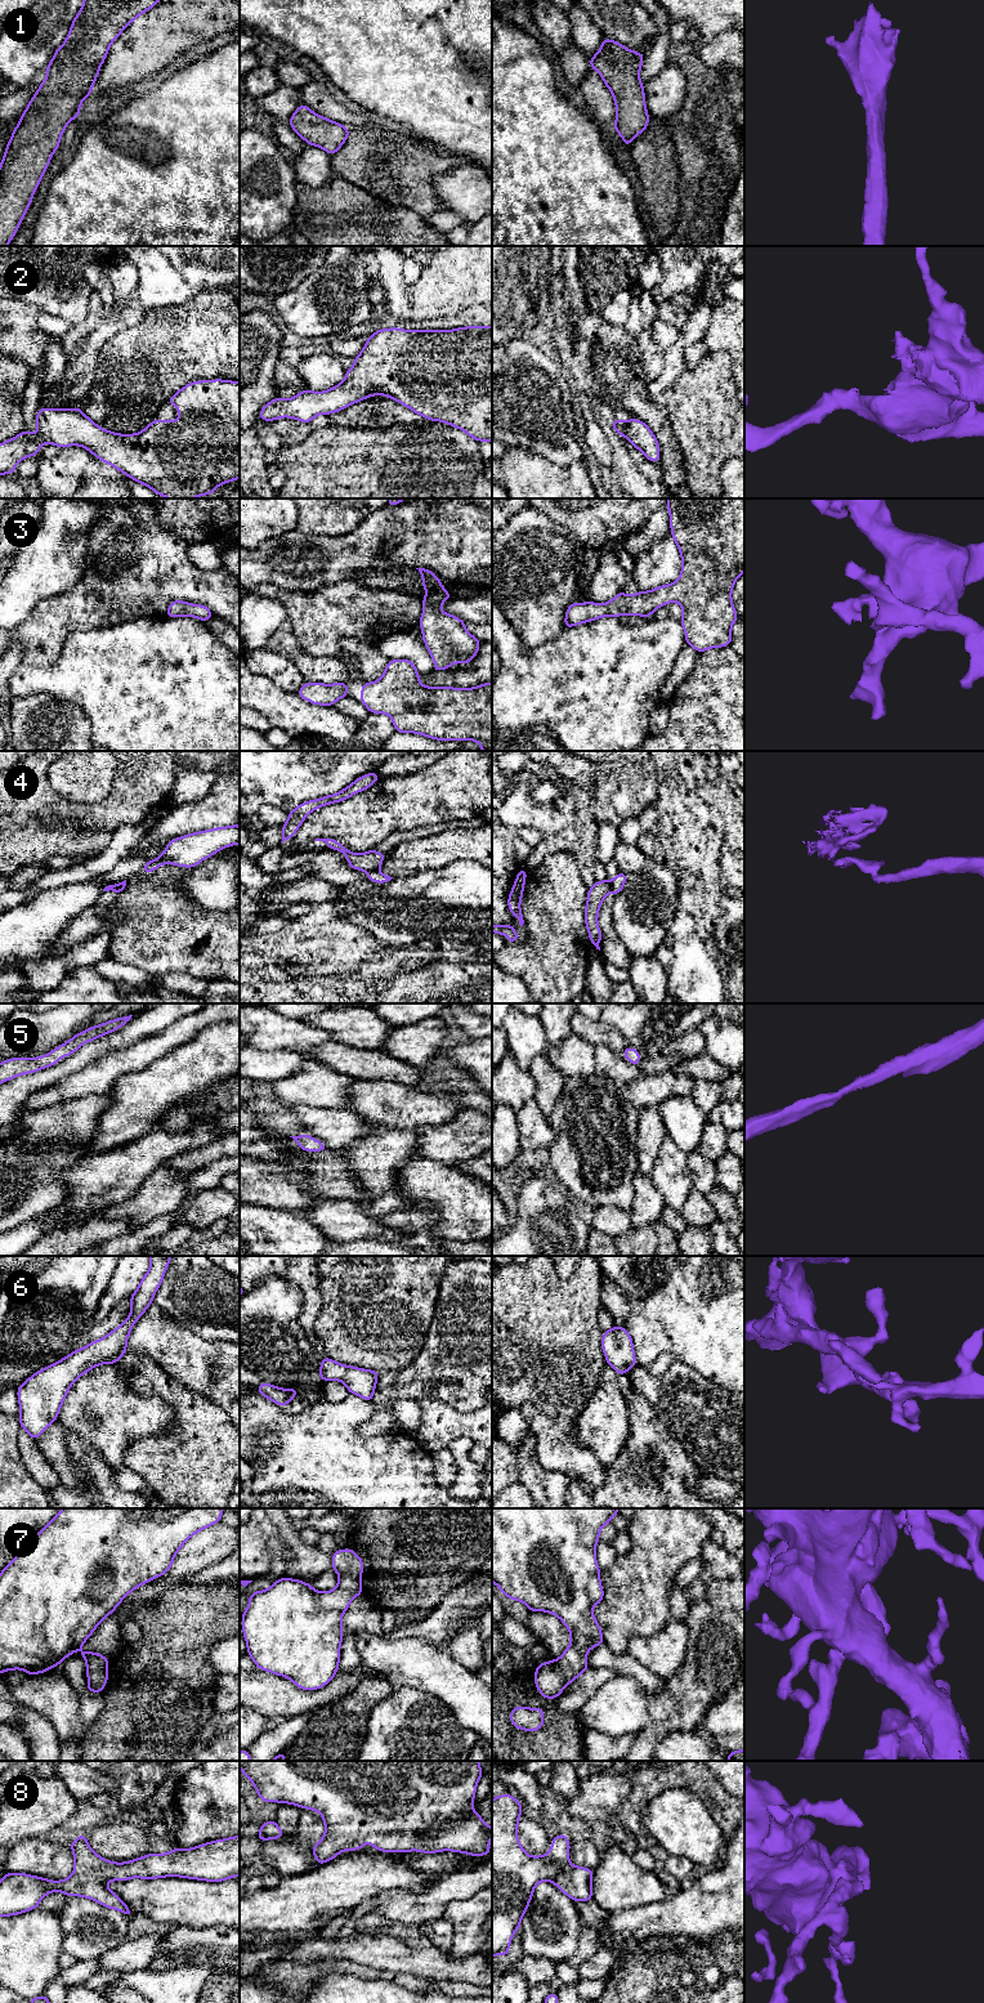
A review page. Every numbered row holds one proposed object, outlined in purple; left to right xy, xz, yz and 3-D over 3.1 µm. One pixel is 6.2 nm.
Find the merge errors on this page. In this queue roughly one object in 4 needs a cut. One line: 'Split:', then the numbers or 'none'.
Split: 4

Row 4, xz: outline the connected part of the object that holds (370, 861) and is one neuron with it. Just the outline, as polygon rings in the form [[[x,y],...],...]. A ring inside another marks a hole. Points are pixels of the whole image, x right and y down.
[[[316,839],[316,841],[325,841],[327,845],[327,849],[336,849],[340,853],[343,853],[349,866],[353,869],[367,871],[367,872],[377,871],[383,860],[385,859],[385,854],[376,850],[368,850],[362,854],[352,853],[334,839]]]

